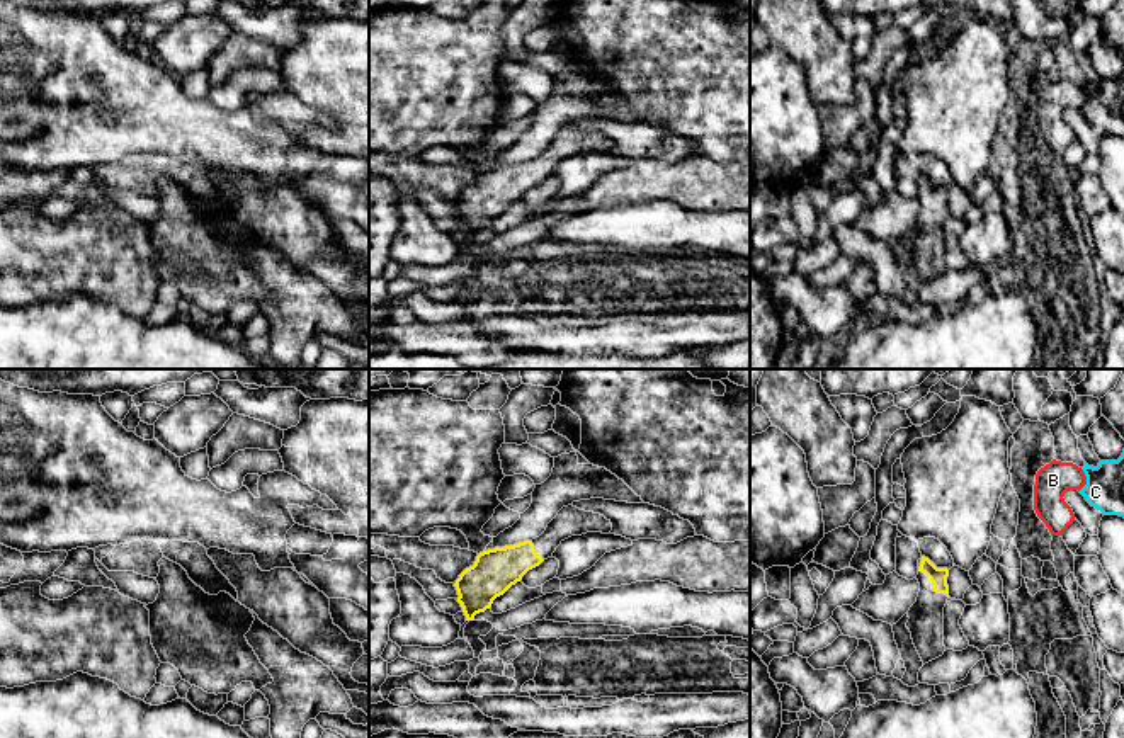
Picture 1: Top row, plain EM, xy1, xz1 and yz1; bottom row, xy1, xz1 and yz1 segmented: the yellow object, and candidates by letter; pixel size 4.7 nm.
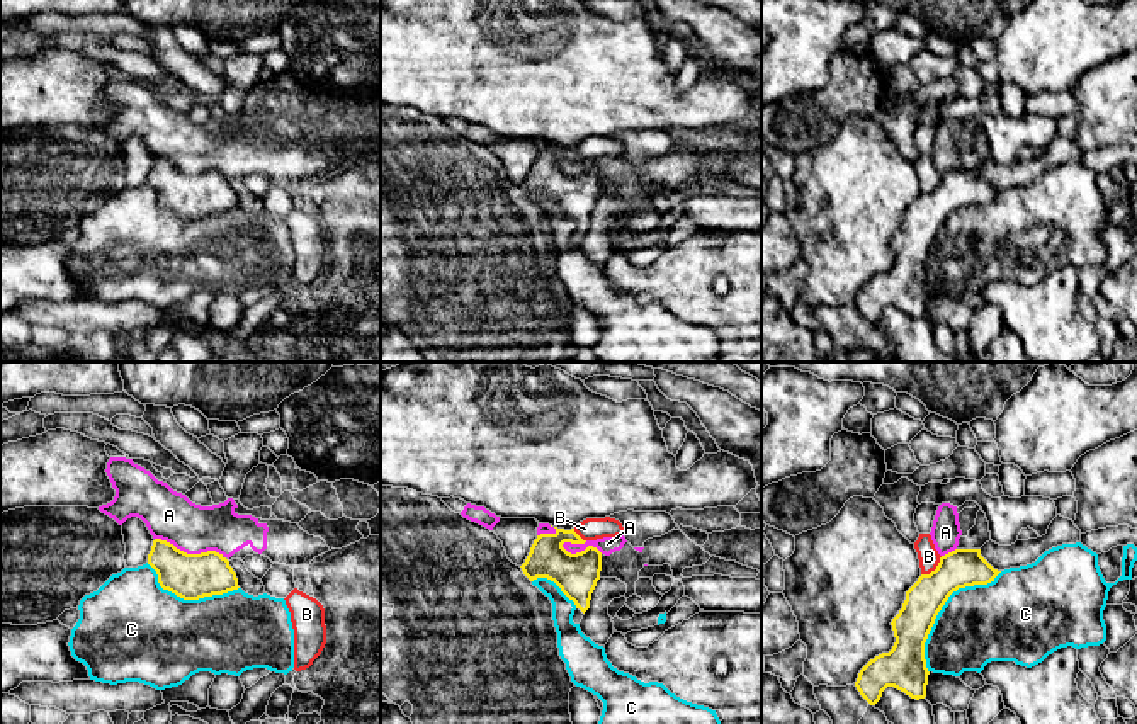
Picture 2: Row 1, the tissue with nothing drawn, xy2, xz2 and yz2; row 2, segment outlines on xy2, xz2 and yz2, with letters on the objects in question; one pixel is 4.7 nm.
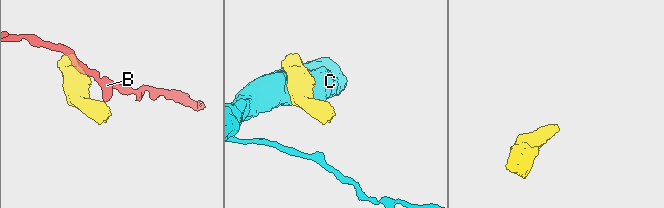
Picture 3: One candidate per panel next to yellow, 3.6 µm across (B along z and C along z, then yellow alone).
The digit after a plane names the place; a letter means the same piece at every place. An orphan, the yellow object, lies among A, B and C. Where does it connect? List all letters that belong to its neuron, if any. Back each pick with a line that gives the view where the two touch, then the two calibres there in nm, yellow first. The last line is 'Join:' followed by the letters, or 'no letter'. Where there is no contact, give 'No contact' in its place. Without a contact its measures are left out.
Join: no letter

